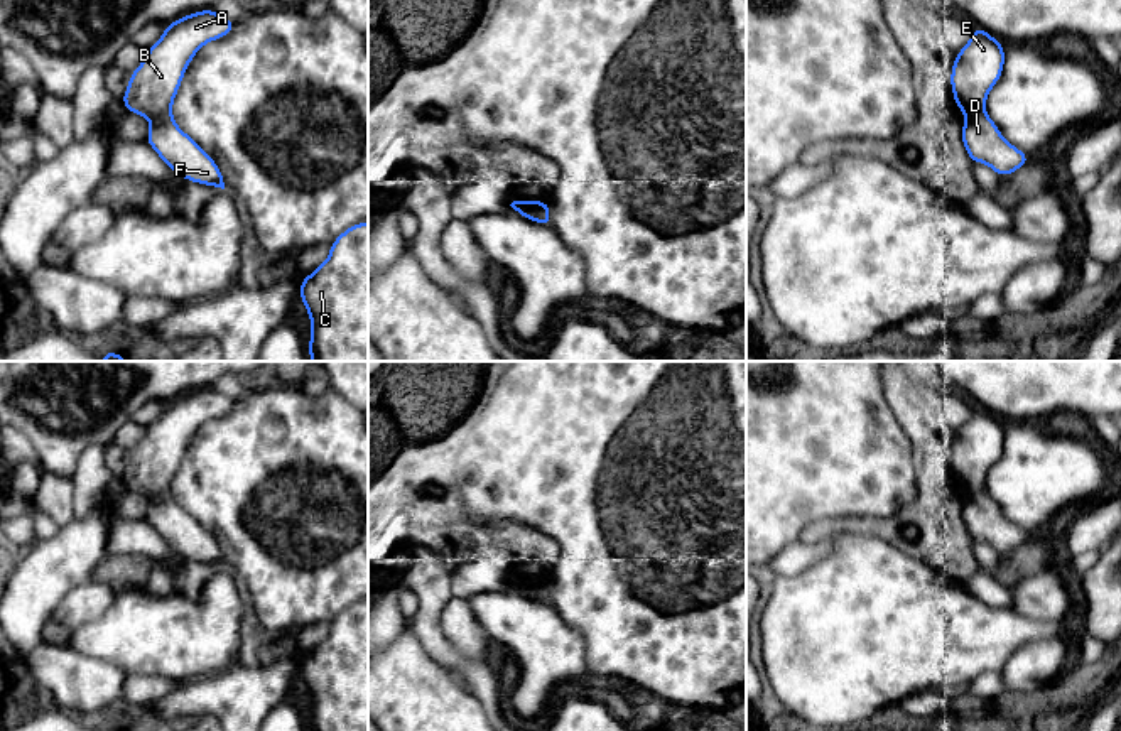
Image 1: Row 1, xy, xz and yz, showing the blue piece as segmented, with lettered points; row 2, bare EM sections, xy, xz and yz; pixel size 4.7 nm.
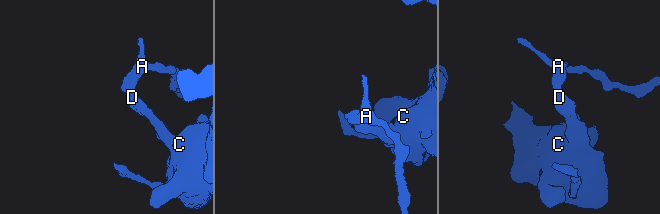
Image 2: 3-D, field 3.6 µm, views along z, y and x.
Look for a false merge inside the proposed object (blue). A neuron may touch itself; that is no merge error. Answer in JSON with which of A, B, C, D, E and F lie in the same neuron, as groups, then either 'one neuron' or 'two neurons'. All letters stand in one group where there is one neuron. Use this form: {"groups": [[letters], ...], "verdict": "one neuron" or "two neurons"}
{"groups": [["A", "B", "E"], ["C", "D", "F"]], "verdict": "two neurons"}

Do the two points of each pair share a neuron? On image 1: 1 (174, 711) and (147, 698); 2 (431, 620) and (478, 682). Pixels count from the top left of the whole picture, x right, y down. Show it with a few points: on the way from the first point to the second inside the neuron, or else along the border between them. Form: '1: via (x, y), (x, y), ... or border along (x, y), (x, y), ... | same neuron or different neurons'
1: border along (183, 684), (169, 691), (149, 713) | different neurons
2: via (431, 635), (463, 667) | same neuron

